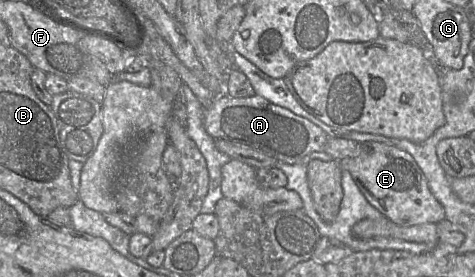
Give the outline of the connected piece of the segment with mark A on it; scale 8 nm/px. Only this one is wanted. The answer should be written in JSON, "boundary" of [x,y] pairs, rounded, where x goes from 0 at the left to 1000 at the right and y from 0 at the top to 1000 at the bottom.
{"boundary":[[[478,339],[455,347],[446,375],[429,394],[427,444],[436,480],[453,502],[472,502],[526,527],[579,570],[587,585],[604,592],[642,588],[642,570],[655,552],[682,549],[686,516],[695,498],[678,462],[653,433],[623,415],[600,386],[575,375],[539,339],[514,354],[486,350]]]}

